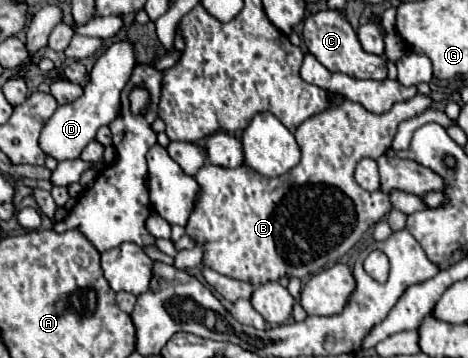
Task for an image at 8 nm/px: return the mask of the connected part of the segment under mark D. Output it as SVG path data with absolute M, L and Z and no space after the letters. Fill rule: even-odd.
M117 40L113 42L93 64L93 70L89 72L89 80L83 86L83 94L69 102L63 104L55 110L55 114L49 118L49 122L45 124L41 138L39 138L39 146L53 158L57 158L59 162L63 160L73 160L79 158L81 150L95 140L95 132L109 124L117 114L119 114L119 94L125 88L133 68L137 64L135 58L135 42L129 40Z

